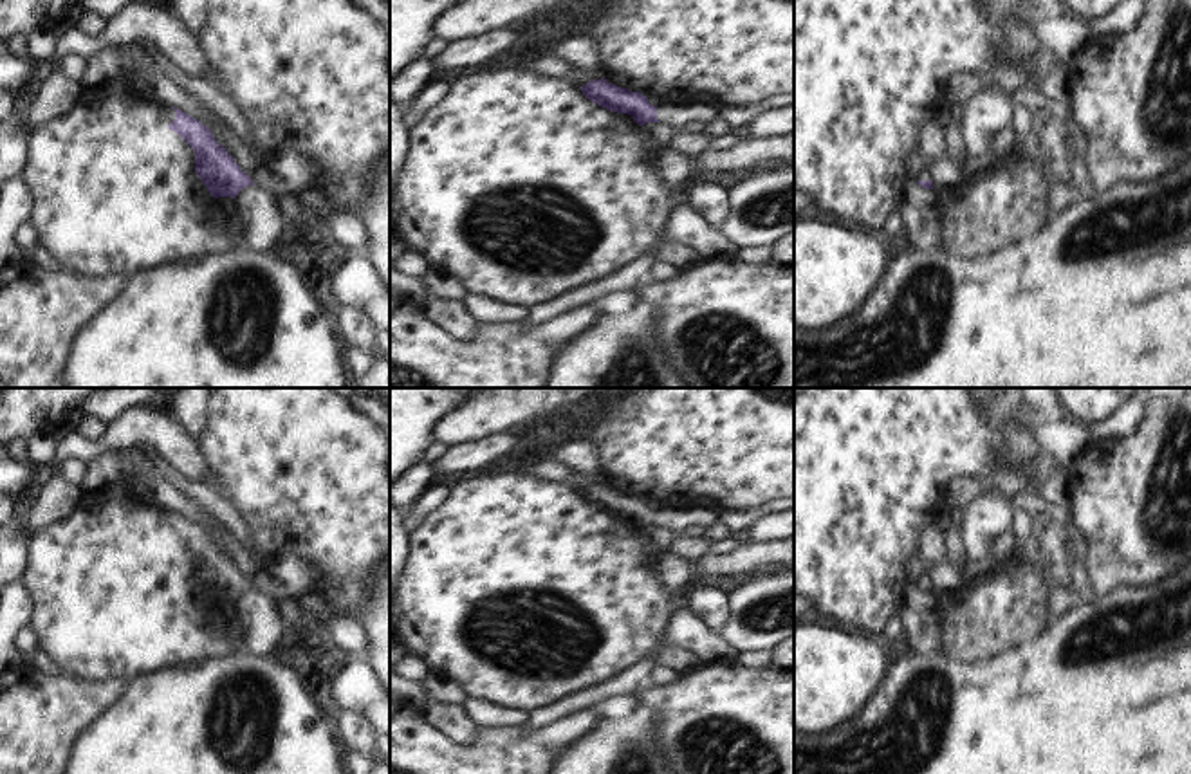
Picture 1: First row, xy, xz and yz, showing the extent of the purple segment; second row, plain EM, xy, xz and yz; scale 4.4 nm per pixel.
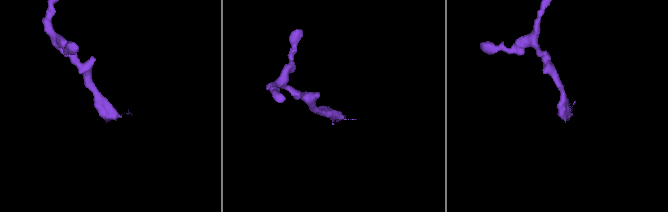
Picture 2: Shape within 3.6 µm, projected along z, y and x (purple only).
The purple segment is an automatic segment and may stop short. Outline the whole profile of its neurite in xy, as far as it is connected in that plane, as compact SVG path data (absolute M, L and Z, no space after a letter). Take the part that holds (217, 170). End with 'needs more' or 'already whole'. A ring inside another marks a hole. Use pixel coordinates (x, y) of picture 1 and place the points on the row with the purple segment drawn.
M175 106L171 108L175 110L175 119L168 124L168 128L179 134L193 148L195 173L211 197L236 198L245 186L254 184L271 193L274 198L283 195L283 184L263 166L258 166L245 175L227 150L217 143L208 126L186 112Z; needs more

